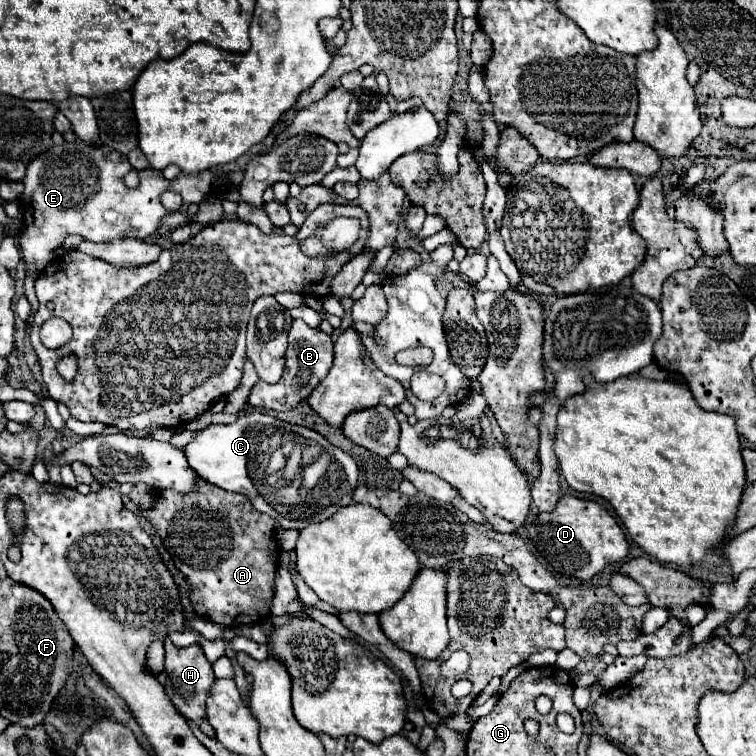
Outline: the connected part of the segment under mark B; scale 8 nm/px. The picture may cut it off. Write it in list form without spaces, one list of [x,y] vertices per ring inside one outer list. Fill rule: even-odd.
[[[294,320],[288,332],[288,352],[286,352],[286,370],[278,384],[256,382],[250,392],[248,404],[252,408],[266,408],[276,412],[286,412],[296,408],[302,400],[310,396],[310,392],[318,386],[318,382],[328,374],[332,366],[332,338],[324,334],[320,328],[310,328],[304,320]]]

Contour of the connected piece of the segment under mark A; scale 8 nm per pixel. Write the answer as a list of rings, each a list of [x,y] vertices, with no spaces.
[[[198,480],[190,494],[156,490],[154,506],[140,514],[156,528],[174,566],[184,574],[192,608],[200,618],[236,628],[270,614],[280,554],[276,522],[258,512],[246,496]]]

